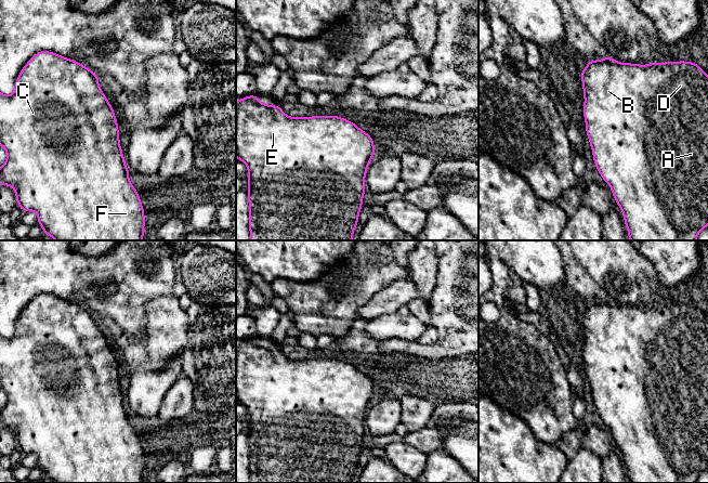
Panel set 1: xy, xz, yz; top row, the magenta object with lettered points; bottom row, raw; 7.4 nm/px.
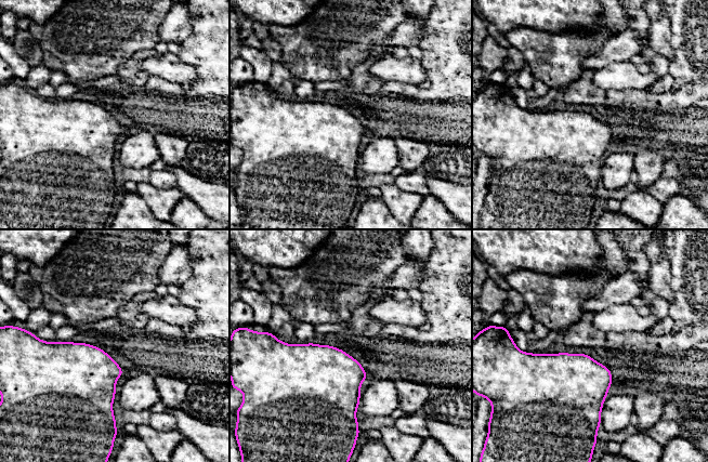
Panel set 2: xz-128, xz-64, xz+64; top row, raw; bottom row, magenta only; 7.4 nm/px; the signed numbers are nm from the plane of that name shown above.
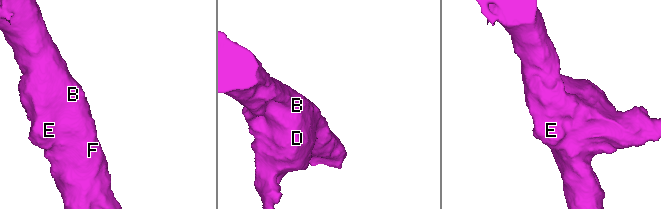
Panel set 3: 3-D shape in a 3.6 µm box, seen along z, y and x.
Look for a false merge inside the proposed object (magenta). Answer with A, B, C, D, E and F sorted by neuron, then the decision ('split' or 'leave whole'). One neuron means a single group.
A B C D E F | leave whole

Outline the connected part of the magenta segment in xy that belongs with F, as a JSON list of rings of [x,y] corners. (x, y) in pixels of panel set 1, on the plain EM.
[[[40,293],[36,296],[28,305],[22,311],[16,325],[14,335],[11,338],[4,338],[0,335],[0,388],[6,393],[6,404],[0,409],[0,429],[1,428],[10,428],[13,430],[15,436],[16,436],[16,445],[17,448],[21,449],[21,452],[24,455],[28,454],[36,454],[38,458],[38,466],[40,467],[43,477],[55,481],[56,483],[142,483],[144,480],[144,468],[145,468],[145,458],[144,458],[144,452],[141,445],[141,441],[135,432],[135,430],[131,427],[129,422],[129,412],[126,409],[124,400],[122,396],[122,392],[120,390],[120,383],[119,383],[119,374],[118,374],[118,366],[117,361],[115,358],[114,352],[109,344],[107,343],[105,337],[100,330],[99,327],[99,318],[94,316],[91,312],[83,309],[82,306],[66,301],[64,299],[61,299],[56,296],[49,295],[49,293]]]

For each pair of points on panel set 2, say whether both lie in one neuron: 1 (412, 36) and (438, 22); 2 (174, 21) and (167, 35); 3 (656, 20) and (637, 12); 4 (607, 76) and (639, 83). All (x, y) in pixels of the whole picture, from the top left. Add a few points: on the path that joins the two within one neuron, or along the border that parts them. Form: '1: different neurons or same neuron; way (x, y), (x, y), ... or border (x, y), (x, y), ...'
1: different neurons; border (425, 28), (425, 35), (418, 44)
2: same neuron; way (174, 24), (170, 31)
3: different neurons; border (643, 11), (650, 21), (647, 42)
4: same neuron; way (615, 76), (631, 78)

